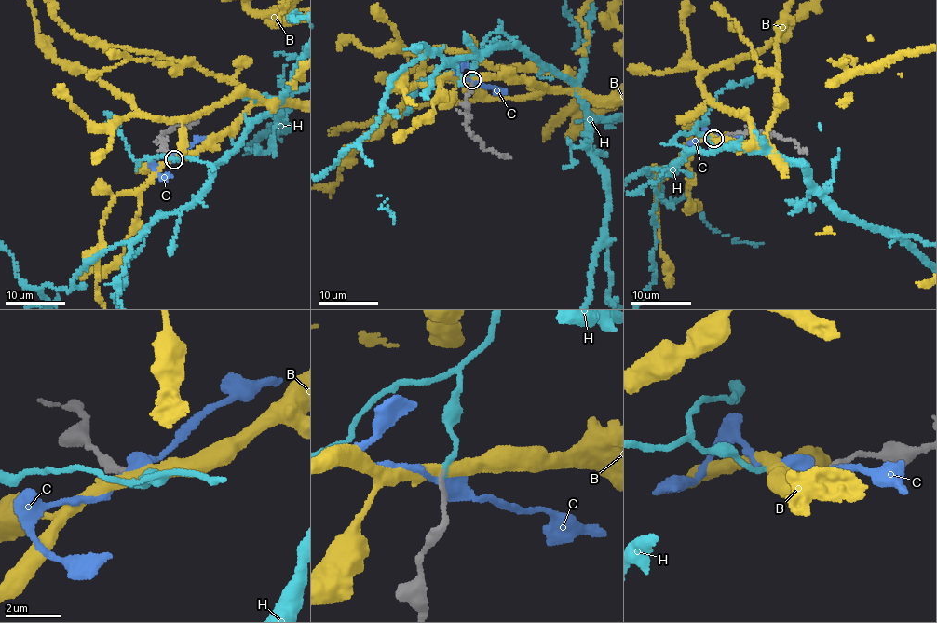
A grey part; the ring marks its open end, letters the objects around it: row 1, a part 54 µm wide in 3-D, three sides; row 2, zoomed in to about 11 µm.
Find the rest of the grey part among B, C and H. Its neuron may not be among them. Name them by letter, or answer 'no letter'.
H

